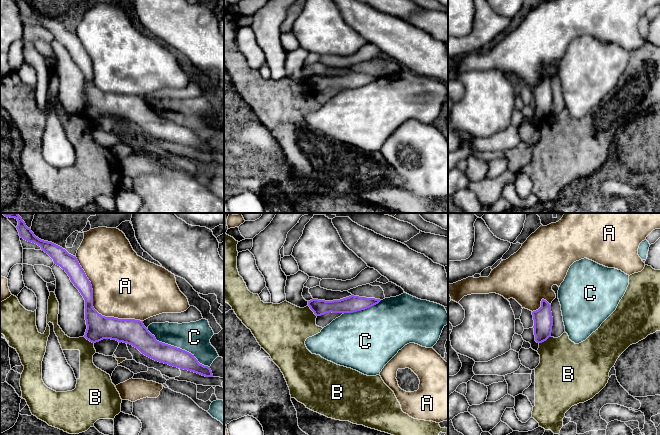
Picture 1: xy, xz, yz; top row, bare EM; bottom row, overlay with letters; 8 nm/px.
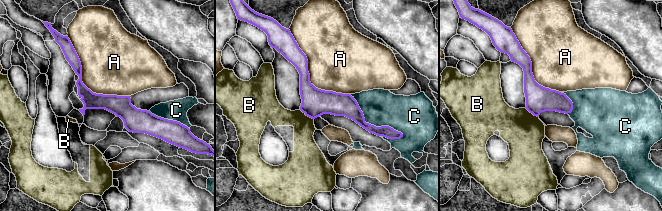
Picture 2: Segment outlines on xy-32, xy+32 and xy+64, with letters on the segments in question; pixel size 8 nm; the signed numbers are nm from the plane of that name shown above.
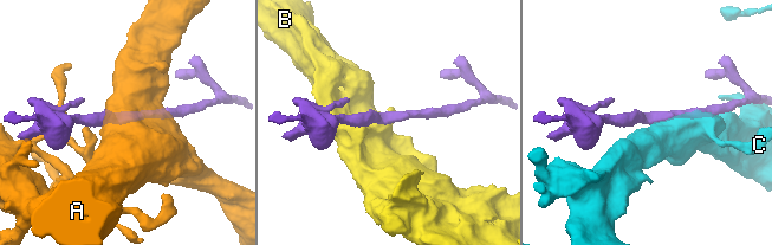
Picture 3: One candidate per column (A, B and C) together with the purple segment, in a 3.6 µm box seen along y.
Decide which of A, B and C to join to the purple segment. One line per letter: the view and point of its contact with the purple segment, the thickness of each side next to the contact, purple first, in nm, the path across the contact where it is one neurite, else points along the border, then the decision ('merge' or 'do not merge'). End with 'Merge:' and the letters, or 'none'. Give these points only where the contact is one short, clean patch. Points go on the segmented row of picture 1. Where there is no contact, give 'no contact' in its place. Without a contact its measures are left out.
A: contact xy (93, 307); calibres 200 and 440 nm; do not merge
B: contact yz (544, 340); calibres 160 and 380 nm; border yz (550, 336), (539, 343); do not merge
C: contact xy (178, 348); calibres 160 and 260 nm; do not merge
Merge: none

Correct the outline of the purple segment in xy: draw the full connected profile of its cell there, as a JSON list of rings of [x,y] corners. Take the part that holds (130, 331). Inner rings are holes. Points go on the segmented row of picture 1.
[[[1,213],[18,221],[19,236],[41,247],[70,277],[85,300],[85,320],[87,329],[84,337],[92,343],[103,339],[116,340],[137,348],[145,356],[173,367],[188,370],[205,377],[213,377],[210,367],[204,366],[191,353],[159,342],[144,326],[143,321],[105,317],[93,307],[93,289],[77,258],[62,247],[39,239],[28,228],[18,213]]]

